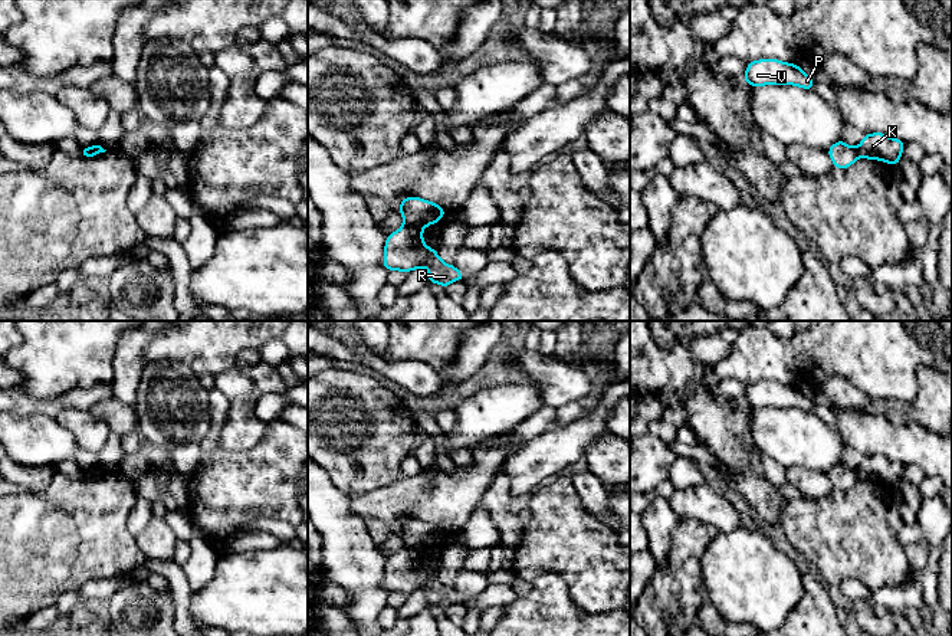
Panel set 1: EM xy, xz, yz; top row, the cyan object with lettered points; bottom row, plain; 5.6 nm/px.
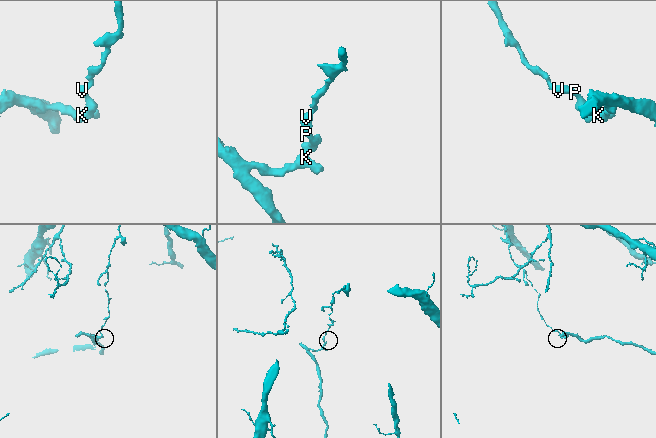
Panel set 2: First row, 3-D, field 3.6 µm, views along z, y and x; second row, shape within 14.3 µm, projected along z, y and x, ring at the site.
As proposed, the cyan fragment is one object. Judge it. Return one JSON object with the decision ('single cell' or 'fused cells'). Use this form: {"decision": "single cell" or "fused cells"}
{"decision": "fused cells"}

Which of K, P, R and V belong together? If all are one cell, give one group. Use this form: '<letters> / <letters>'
K R / P V

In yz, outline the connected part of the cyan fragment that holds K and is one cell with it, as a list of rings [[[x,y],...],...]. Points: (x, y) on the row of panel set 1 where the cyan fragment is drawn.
[[[883,132],[864,134],[857,155],[869,160],[882,160],[890,165],[897,165],[902,157],[905,142],[899,138],[890,138]]]

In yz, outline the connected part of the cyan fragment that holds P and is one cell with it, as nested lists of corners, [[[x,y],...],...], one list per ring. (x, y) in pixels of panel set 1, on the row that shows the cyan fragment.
[[[759,59],[748,62],[742,78],[752,88],[762,85],[795,85],[813,91],[814,79],[804,73],[795,63],[785,63],[778,59]]]

